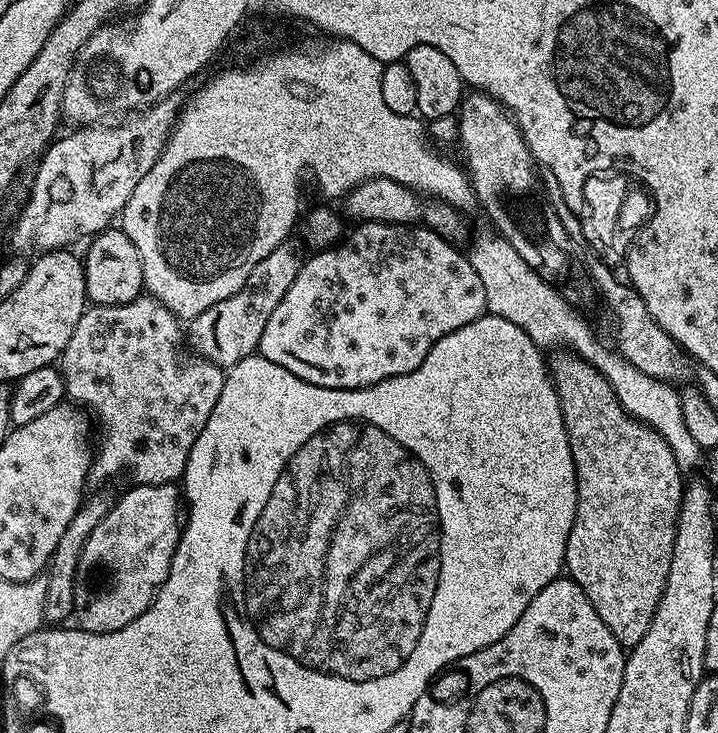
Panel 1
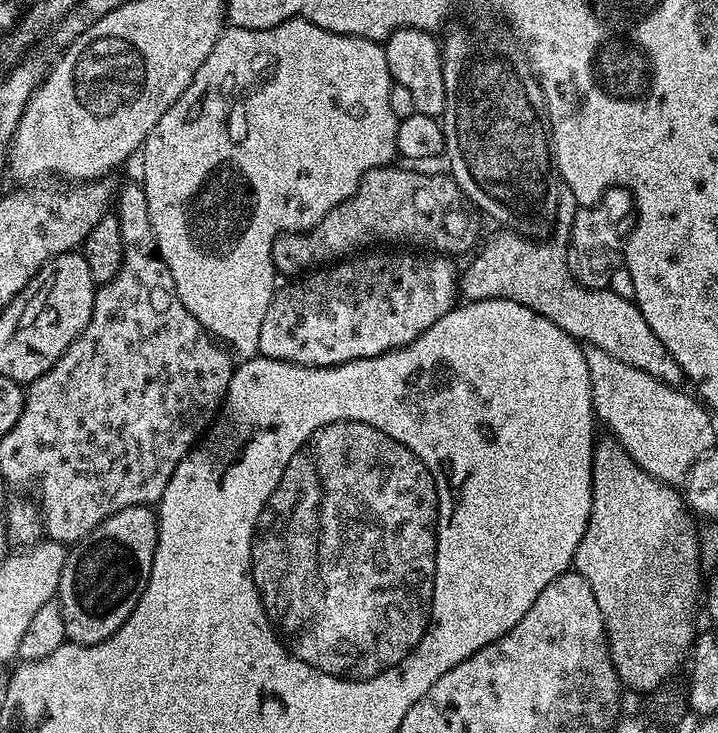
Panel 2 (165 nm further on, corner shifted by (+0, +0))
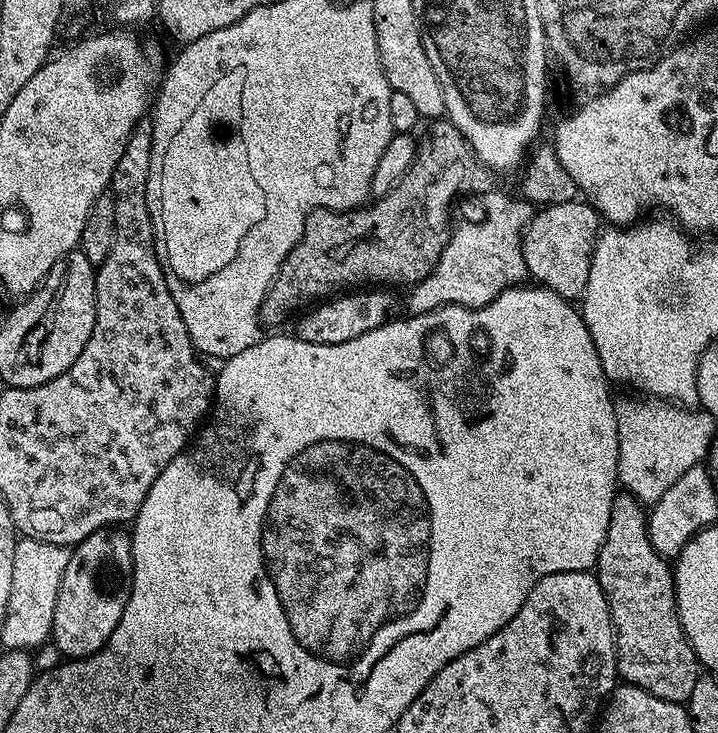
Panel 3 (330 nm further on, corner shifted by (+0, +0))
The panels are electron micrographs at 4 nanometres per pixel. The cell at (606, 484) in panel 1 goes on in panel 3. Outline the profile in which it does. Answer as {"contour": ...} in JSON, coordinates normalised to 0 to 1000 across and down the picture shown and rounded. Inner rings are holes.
{"contour":[[[859,675],[850,696],[850,718],[830,763],[827,784],[836,790],[844,821],[850,827],[852,859],[858,864],[858,914],[862,926],[911,947],[911,952],[951,962],[967,941],[967,930],[972,930],[978,920],[978,907],[950,859],[947,839],[942,835],[942,789],[937,771],[919,759],[916,750],[911,750],[903,727],[898,689],[877,675]]]}

